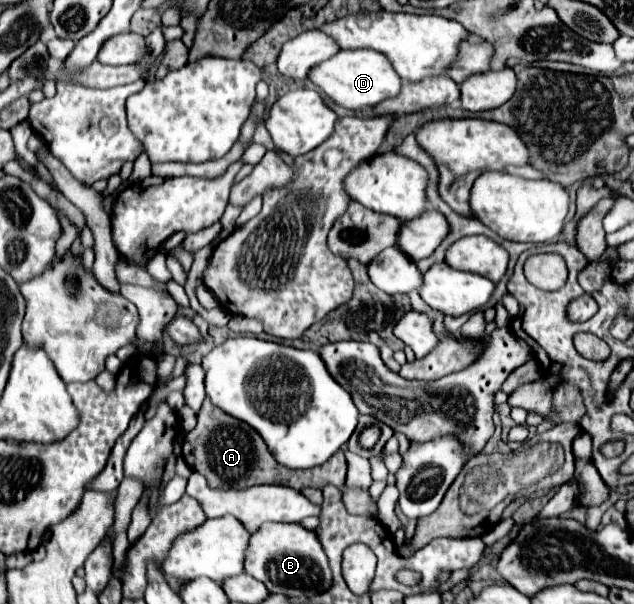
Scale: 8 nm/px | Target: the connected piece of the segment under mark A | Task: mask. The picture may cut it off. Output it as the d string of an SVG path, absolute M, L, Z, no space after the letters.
M210 398L204 400L204 404L198 412L196 428L190 430L184 436L182 456L194 472L200 472L208 480L208 486L218 488L218 490L230 490L230 488L244 490L244 488L250 488L250 486L256 486L256 484L286 484L294 490L304 490L304 488L322 490L324 486L334 484L344 492L346 508L352 514L366 514L366 516L372 516L372 518L376 516L376 506L372 504L372 498L370 498L368 492L364 492L364 490L362 492L360 490L346 490L346 486L344 486L346 458L344 458L342 450L338 450L338 454L334 454L334 458L330 458L322 466L316 466L314 470L288 470L288 468L280 466L274 460L274 456L266 448L262 436L252 426L248 426L246 422L236 420L234 416L226 414L224 410L214 406L210 402Z

